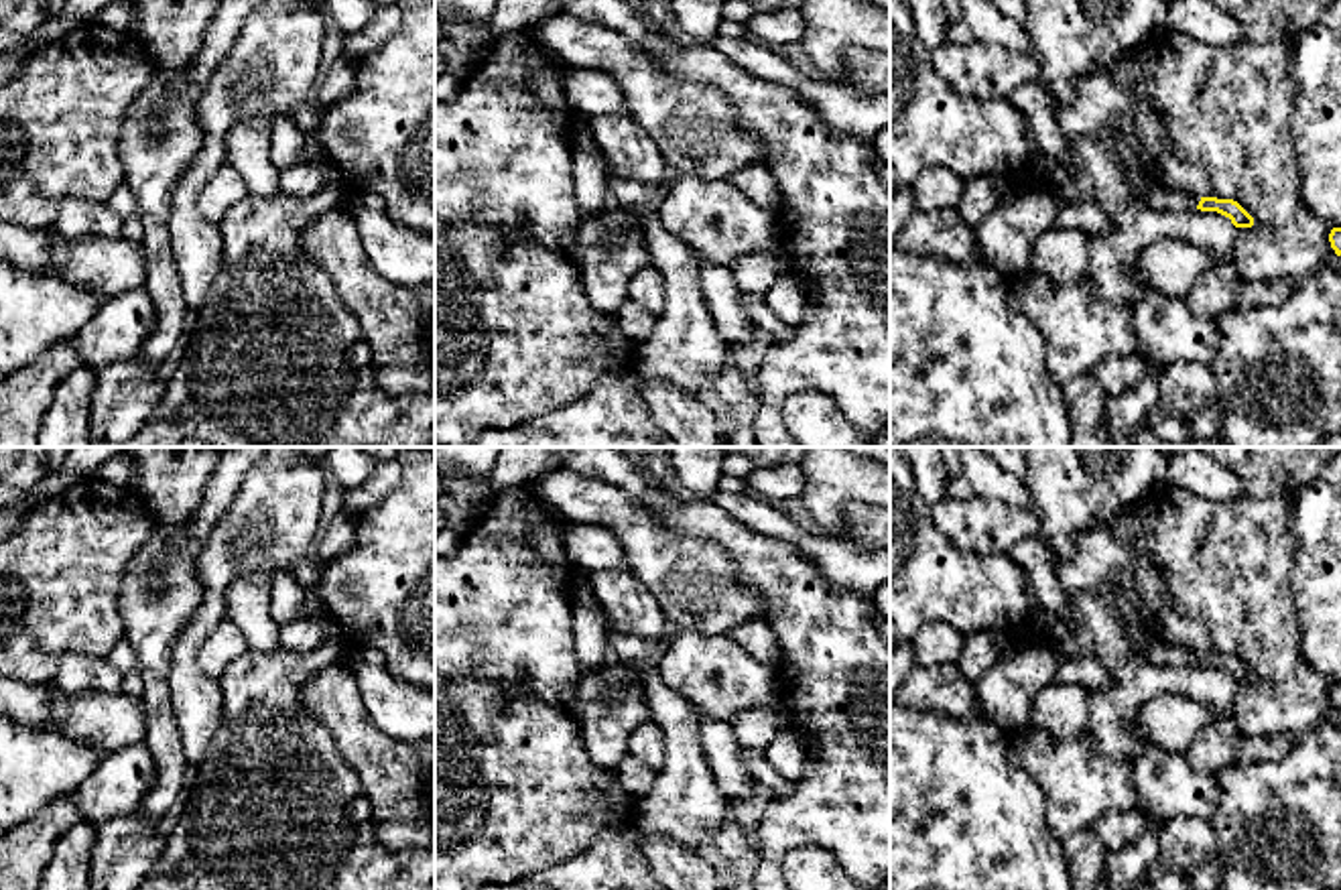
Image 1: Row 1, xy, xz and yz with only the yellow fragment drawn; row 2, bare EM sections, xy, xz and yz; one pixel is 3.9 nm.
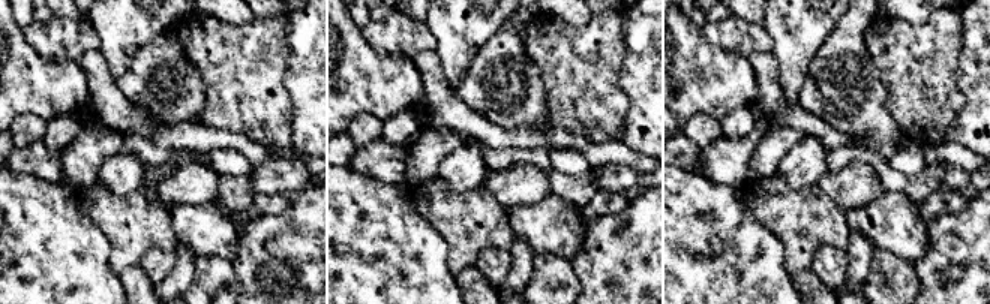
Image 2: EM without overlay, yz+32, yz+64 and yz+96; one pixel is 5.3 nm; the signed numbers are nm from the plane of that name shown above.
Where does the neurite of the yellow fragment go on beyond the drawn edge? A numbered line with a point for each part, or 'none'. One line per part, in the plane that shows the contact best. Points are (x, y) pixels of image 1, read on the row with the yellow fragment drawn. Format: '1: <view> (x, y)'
1: yz (1159, 198)

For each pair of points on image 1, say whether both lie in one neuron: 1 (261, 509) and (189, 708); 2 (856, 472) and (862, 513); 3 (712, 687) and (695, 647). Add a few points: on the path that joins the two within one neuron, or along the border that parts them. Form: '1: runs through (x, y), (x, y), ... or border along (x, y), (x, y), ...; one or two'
1: runs through (226, 557), (187, 659); one
2: border along (868, 504), (848, 504), (846, 527), (836, 535); two
3: runs through (708, 677), (695, 657); one

